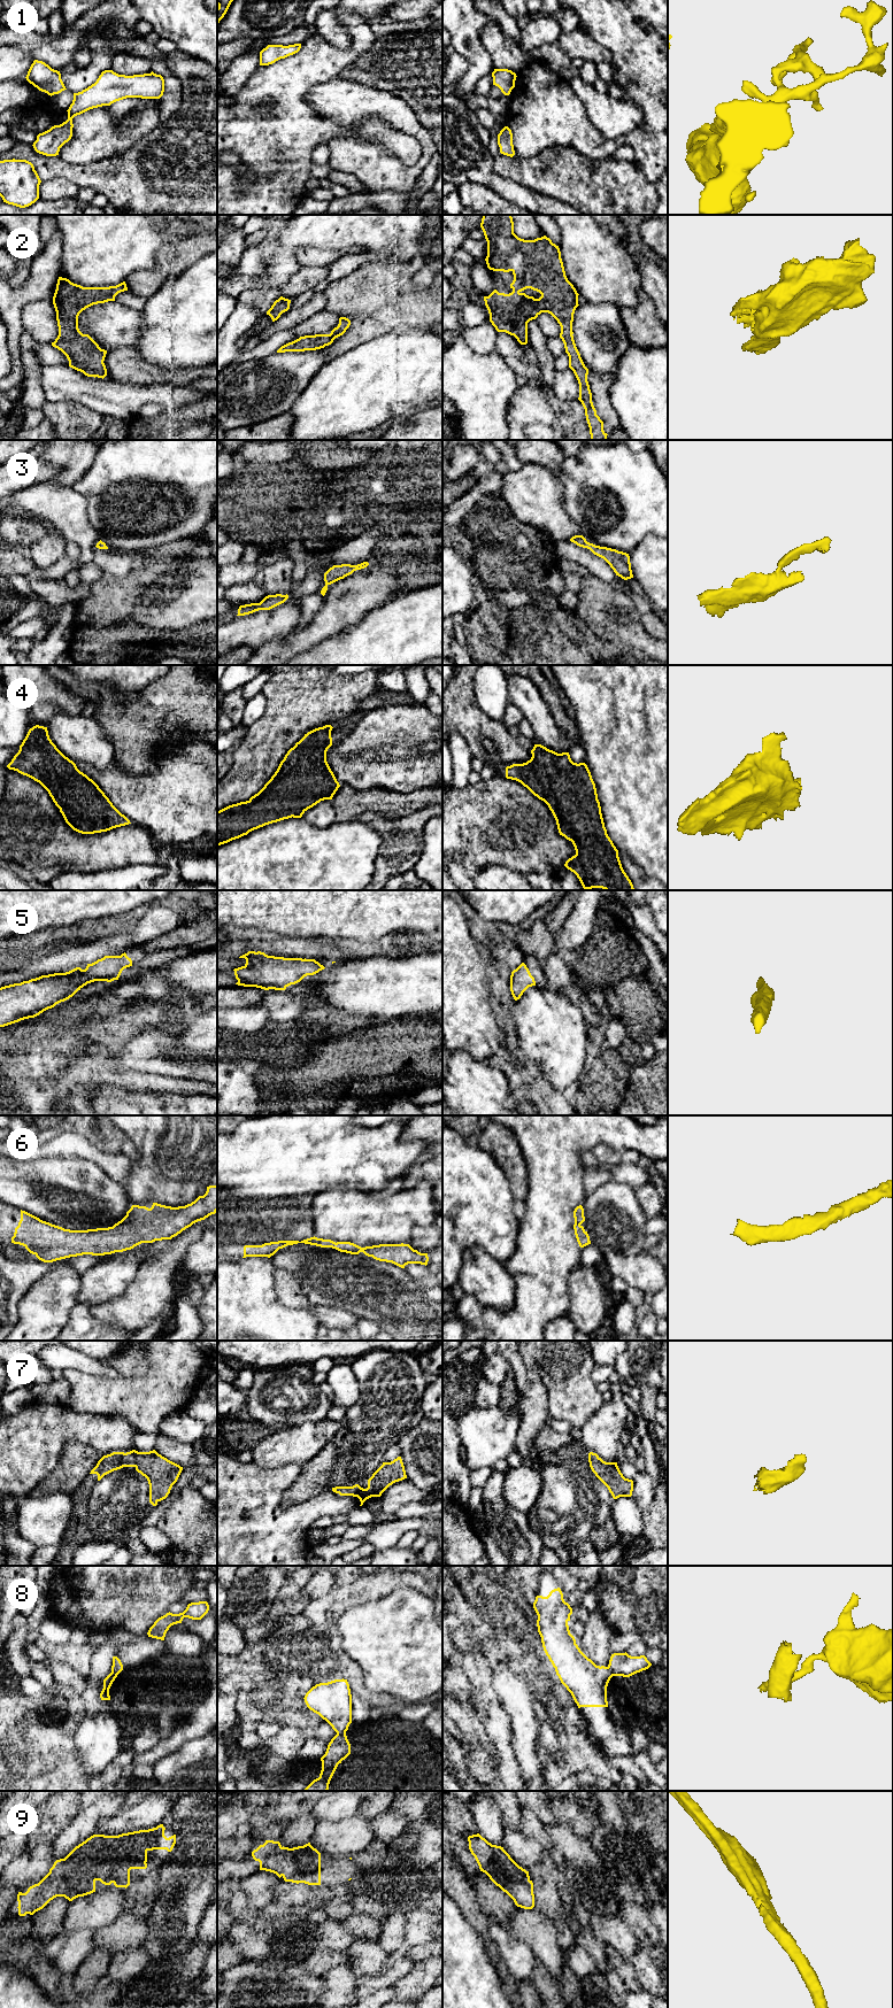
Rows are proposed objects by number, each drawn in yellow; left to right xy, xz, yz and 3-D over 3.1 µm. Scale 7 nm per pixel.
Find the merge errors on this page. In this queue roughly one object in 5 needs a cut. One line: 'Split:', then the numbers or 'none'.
Split: 8

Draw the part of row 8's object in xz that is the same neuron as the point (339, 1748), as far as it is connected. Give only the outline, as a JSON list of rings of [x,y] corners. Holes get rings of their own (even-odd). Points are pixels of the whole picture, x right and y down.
[[[346,1732],[336,1735],[329,1743],[325,1754],[321,1758],[322,1770],[320,1777],[314,1779],[303,1791],[328,1791],[338,1764],[349,1754],[351,1744]]]

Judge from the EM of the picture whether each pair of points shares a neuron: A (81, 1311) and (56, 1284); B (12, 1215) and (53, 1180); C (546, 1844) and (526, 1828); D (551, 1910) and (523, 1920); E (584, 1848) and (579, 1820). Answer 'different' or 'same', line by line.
A: different
B: different
C: same
D: different
E: different

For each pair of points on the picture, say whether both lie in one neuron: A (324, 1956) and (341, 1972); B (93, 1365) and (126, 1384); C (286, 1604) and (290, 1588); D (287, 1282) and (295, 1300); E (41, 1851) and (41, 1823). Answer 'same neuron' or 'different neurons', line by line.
A: different neurons
B: different neurons
C: different neurons
D: same neuron
E: different neurons

